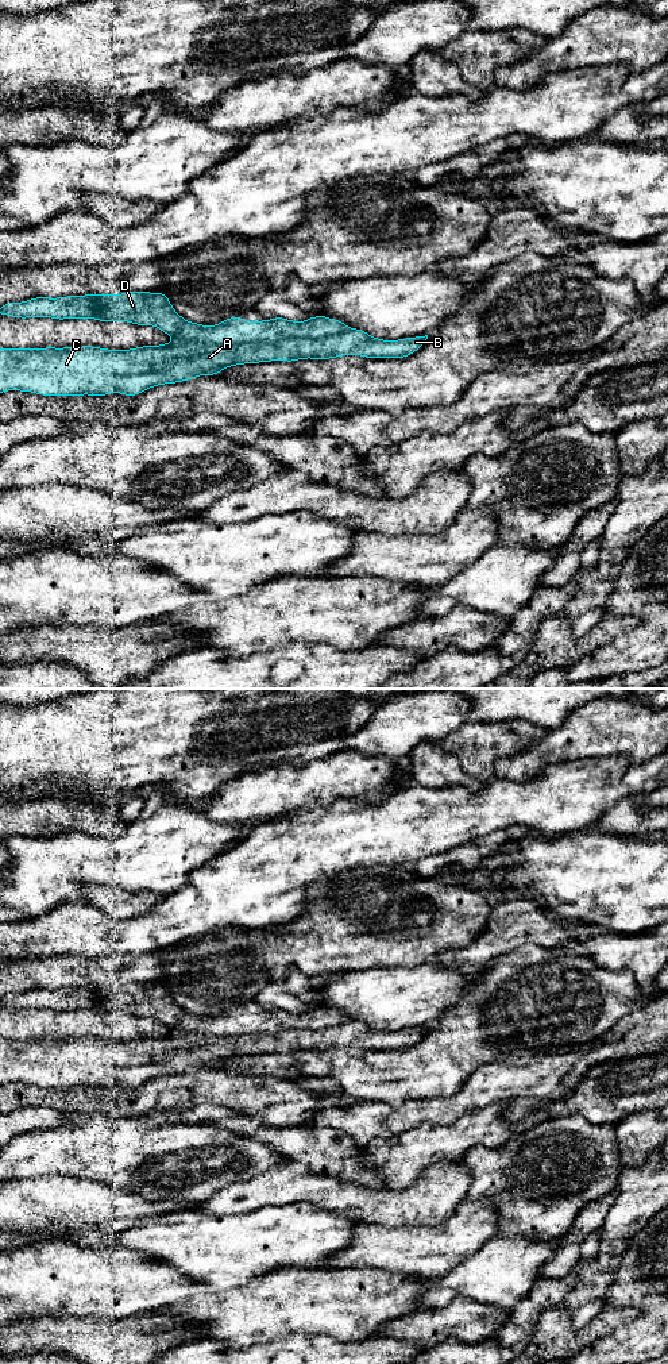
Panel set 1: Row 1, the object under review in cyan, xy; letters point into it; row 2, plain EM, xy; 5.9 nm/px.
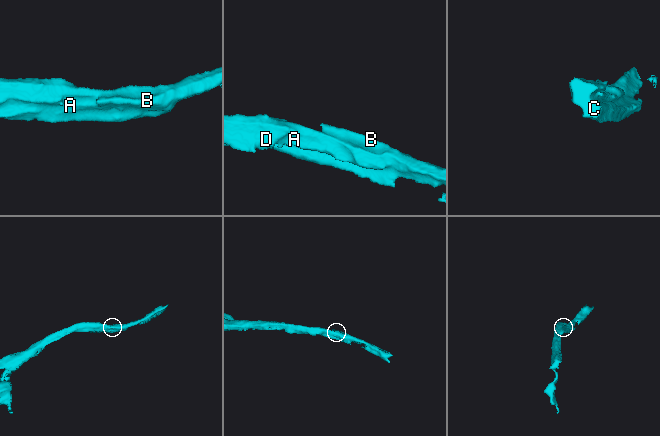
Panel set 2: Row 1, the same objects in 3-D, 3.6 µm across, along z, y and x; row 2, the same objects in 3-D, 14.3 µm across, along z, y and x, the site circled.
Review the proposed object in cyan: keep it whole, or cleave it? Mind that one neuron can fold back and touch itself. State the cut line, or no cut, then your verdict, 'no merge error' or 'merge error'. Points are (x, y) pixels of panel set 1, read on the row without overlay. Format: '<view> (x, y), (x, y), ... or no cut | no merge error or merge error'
xy (348, 1020), (317, 1029), (285, 1028), (277, 1035), (176, 1032) | merge error

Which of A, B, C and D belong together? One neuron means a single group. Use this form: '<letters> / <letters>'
A B C / D

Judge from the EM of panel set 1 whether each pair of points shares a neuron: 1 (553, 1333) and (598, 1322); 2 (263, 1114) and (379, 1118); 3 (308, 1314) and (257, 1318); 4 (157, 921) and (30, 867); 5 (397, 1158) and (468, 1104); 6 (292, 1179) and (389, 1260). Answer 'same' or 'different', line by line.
1: same
2: different
3: same
4: different
5: different
6: different

